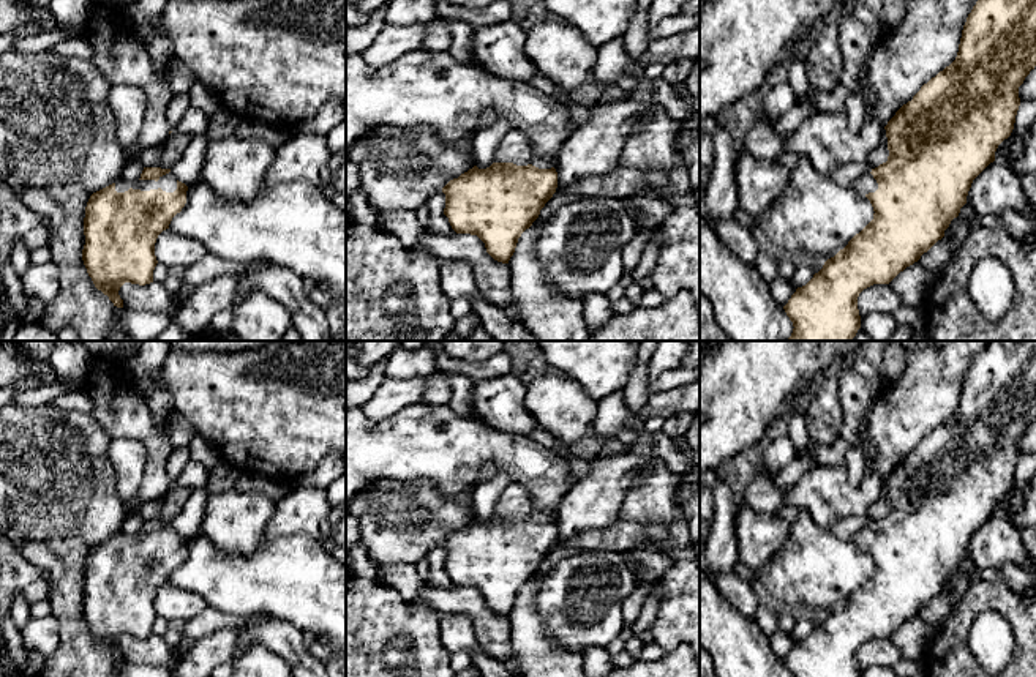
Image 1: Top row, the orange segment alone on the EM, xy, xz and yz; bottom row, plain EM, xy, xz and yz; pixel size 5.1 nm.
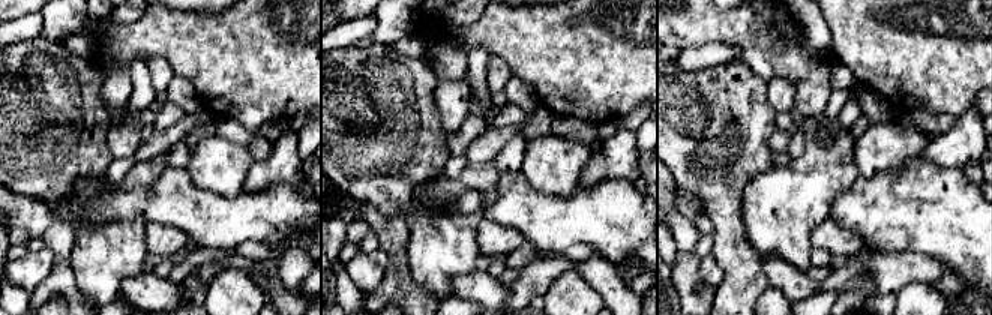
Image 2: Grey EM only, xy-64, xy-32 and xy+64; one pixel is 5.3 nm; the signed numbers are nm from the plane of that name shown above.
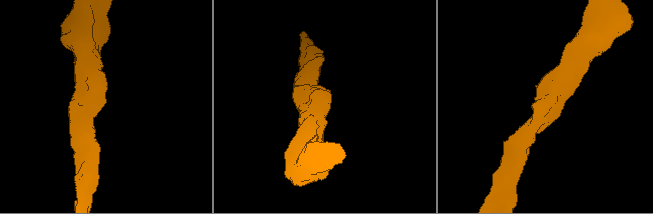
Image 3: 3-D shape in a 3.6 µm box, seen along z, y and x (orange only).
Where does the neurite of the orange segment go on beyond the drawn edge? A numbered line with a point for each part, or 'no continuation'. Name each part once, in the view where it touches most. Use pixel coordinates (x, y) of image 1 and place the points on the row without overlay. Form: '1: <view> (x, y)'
1: xy (168, 535)

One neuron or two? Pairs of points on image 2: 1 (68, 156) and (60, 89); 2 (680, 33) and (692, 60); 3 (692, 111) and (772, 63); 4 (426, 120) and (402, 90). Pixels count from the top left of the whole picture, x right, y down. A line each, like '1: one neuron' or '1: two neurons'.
1: one neuron
2: two neurons
3: two neurons
4: one neuron

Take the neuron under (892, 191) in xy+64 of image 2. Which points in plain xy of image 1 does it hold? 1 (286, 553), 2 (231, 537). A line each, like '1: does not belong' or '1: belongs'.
1: belongs
2: does not belong

